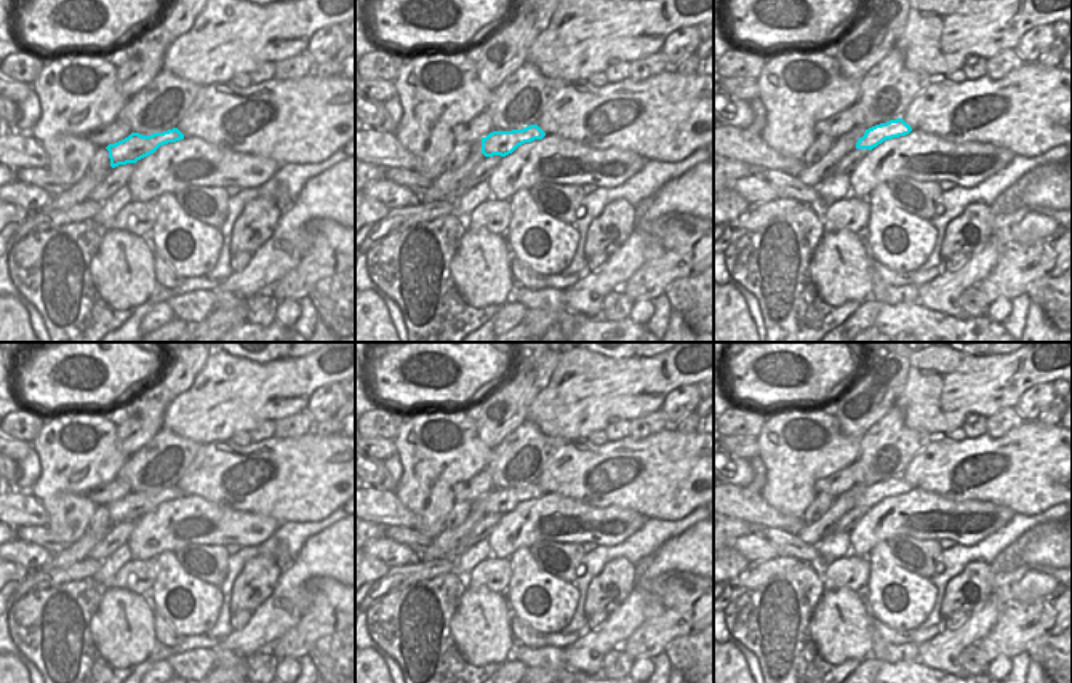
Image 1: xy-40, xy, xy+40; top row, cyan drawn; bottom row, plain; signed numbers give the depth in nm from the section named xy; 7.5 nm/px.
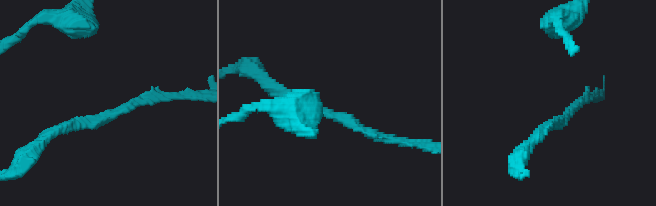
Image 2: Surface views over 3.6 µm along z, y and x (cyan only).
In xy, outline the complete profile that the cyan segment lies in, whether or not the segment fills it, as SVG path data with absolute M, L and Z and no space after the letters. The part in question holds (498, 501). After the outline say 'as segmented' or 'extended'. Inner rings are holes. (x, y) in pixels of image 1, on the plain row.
M530 483L523 488L512 489L493 489L486 496L482 496L482 512L485 515L512 512L518 504L542 497L546 491L538 483Z; as segmented

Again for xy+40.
M902 477L890 478L866 488L864 494L858 497L856 507L872 509L886 497L906 494L912 489Z; as segmented

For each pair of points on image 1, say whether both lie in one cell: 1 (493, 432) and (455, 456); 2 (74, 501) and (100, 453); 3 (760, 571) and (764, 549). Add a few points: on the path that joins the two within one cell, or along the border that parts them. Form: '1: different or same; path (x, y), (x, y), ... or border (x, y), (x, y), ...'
1: different; border (474, 423), (477, 435), (492, 450)
2: same; path (74, 490), (90, 471), (90, 464)
3: different; border (780, 555), (749, 563)

